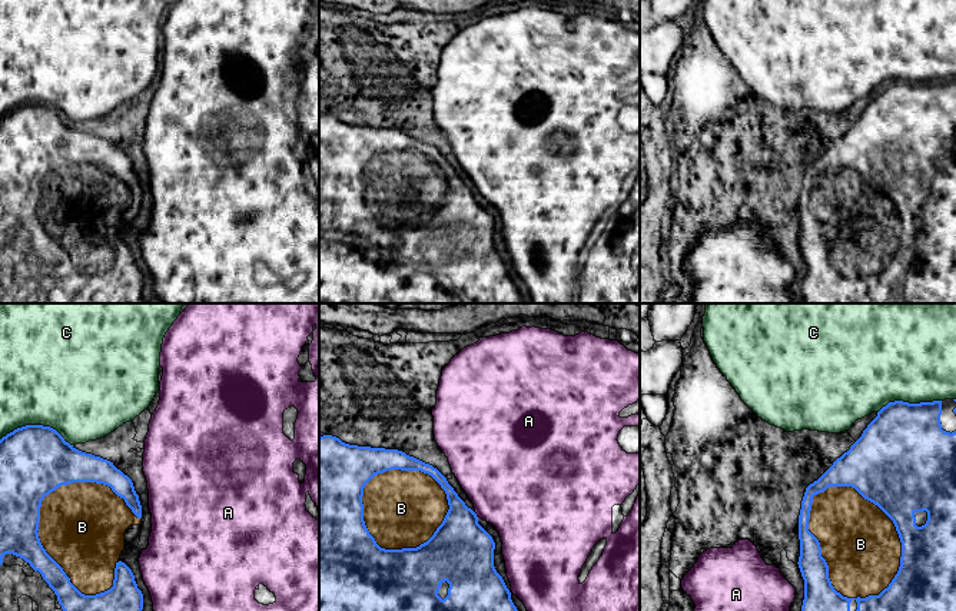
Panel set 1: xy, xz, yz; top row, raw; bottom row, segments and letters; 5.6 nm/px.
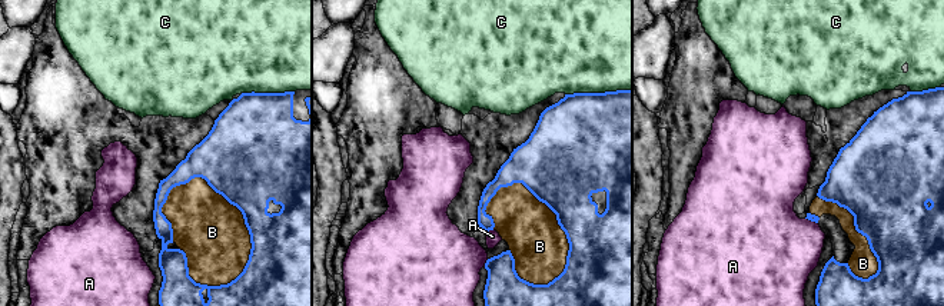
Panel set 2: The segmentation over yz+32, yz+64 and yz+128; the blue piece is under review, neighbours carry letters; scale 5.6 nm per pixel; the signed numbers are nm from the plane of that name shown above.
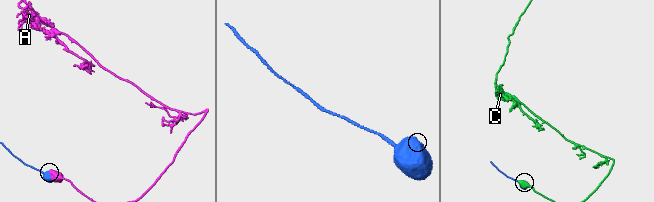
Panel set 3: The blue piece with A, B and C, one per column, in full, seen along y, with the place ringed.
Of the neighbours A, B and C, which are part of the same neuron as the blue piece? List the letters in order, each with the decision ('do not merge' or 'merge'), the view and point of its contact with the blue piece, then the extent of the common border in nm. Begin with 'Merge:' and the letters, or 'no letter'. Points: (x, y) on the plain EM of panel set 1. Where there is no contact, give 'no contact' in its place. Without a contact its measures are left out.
Merge: B
A: do not merge; meets blue in xz at (475, 195); contact 40 nm long
B: merge; meets blue in yz at (826, 242); contact 700 nm long
C: do not merge; meets blue in xy at (36, 105); contact 400 nm long

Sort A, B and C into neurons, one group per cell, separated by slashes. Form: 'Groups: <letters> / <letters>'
Groups: A / B / C

